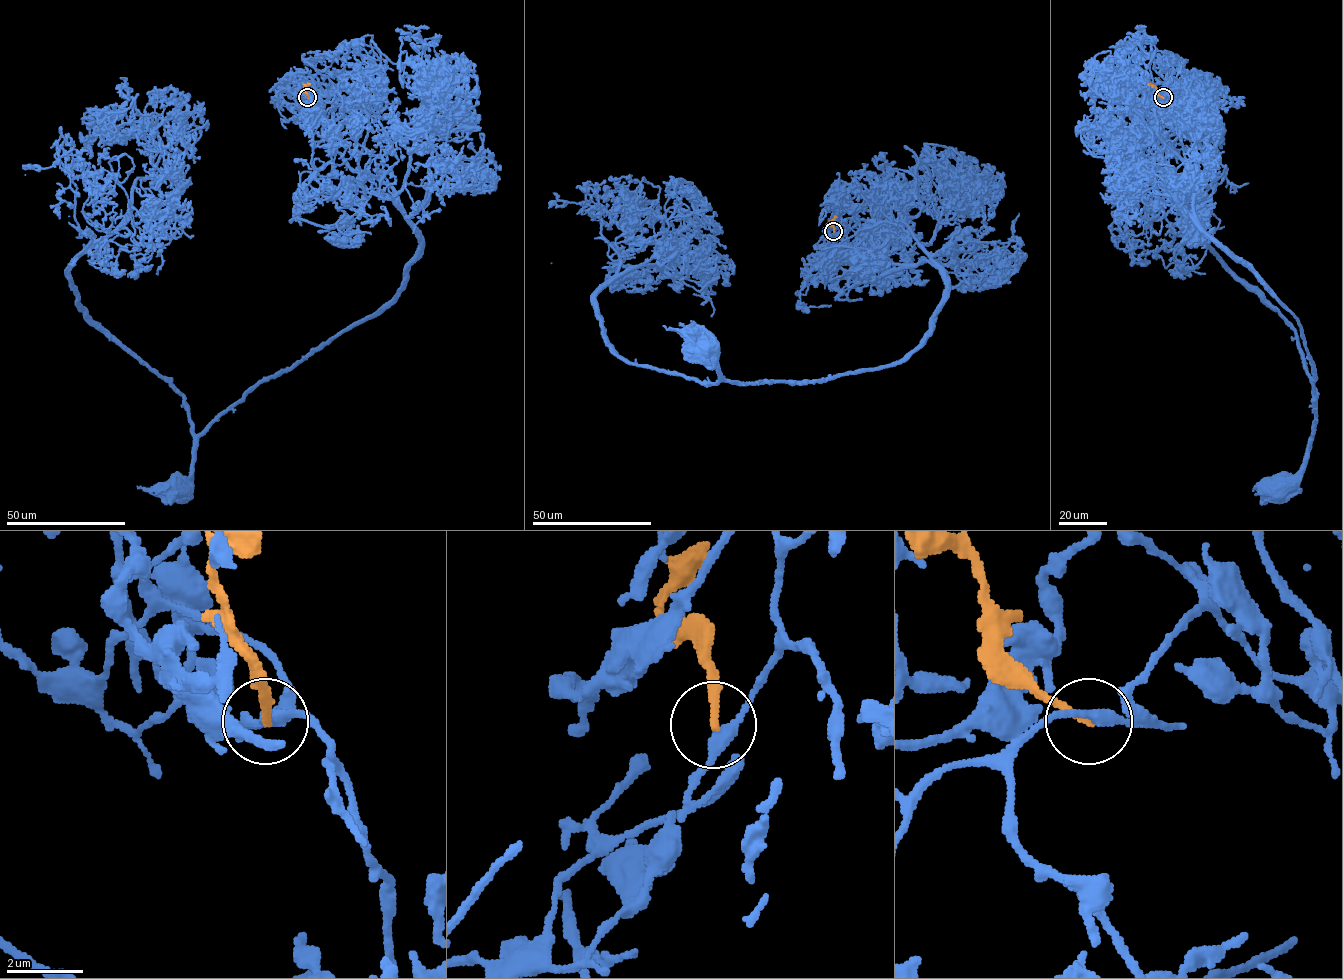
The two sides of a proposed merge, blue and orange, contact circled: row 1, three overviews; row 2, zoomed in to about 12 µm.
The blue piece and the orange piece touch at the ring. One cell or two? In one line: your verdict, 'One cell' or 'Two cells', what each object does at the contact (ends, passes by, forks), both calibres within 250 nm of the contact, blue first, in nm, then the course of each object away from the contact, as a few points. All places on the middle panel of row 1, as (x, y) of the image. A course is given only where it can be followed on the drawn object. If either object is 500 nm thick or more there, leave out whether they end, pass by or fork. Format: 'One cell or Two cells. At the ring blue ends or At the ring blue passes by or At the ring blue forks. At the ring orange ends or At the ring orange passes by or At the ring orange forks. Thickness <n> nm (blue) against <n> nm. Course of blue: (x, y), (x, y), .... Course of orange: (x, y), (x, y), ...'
Two cells. At the ring blue passes by. At the ring orange ends. Thickness 280 nm (blue) against 190 nm. Course of blue: (833, 231), (850, 286), (939, 270), (946, 297), (915, 348), (754, 382), (729, 382), (708, 350). Course of orange: (833, 230), (830, 223), (836, 215)

